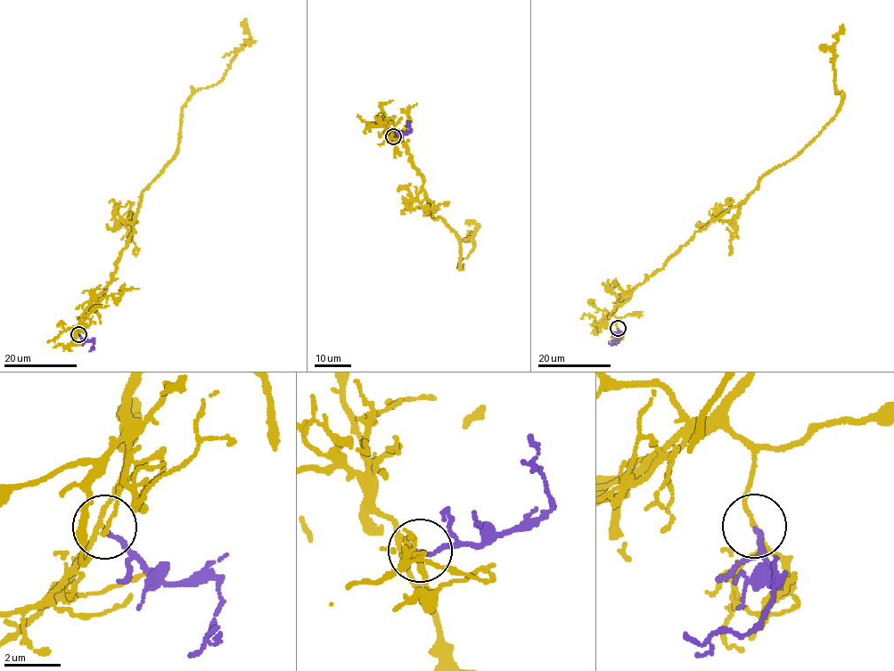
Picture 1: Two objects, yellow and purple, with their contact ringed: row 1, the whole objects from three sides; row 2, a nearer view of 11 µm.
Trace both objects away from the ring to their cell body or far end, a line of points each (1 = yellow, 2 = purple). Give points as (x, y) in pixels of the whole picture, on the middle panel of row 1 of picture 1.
1: (394, 136), (386, 132), (401, 136), (433, 218), (441, 217), (455, 232), (459, 269), (475, 231), (467, 239)
2: (394, 136), (411, 131), (406, 125)

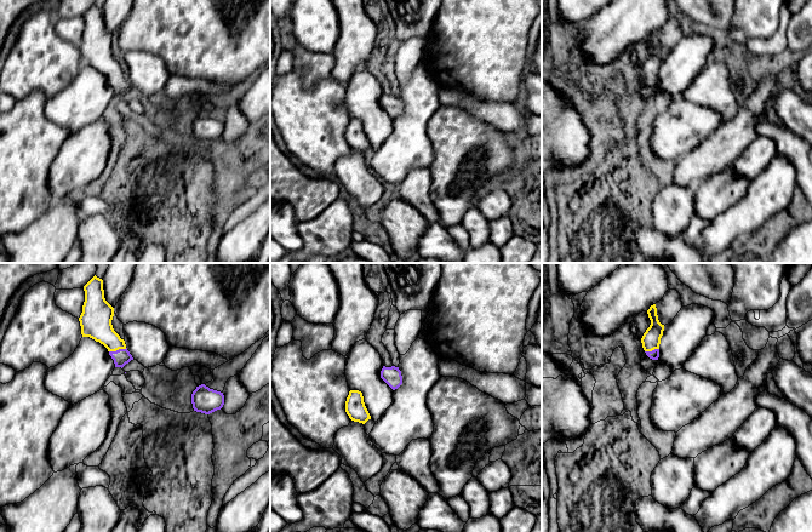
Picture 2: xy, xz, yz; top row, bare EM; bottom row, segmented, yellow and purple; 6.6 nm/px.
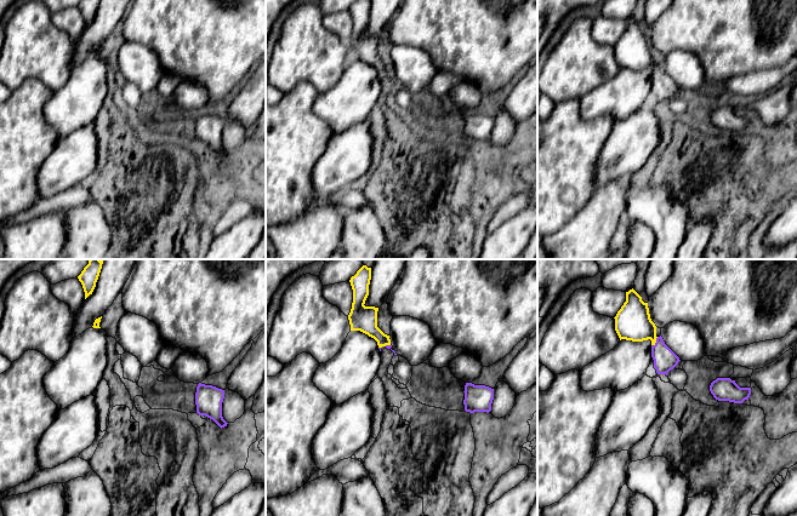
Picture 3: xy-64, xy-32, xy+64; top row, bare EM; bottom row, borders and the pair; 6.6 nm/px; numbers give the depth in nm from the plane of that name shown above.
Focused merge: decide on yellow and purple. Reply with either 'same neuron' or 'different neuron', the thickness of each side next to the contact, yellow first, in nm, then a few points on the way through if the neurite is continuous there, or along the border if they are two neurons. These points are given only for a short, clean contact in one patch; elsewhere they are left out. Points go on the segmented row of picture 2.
same neuron | 200/110 nm | across xy (96, 319), (98, 327), (118, 349), (121, 356)

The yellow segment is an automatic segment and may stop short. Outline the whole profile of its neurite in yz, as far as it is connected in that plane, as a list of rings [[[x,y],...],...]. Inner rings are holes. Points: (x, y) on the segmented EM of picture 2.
[[[656,304],[650,307],[647,314],[651,320],[651,325],[644,333],[641,343],[646,355],[652,360],[658,360],[659,344],[664,331],[664,325],[662,325],[658,320]]]

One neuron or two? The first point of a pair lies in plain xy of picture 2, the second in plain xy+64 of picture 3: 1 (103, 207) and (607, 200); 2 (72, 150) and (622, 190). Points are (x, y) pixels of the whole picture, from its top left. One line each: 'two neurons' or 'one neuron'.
1: two neurons
2: two neurons

